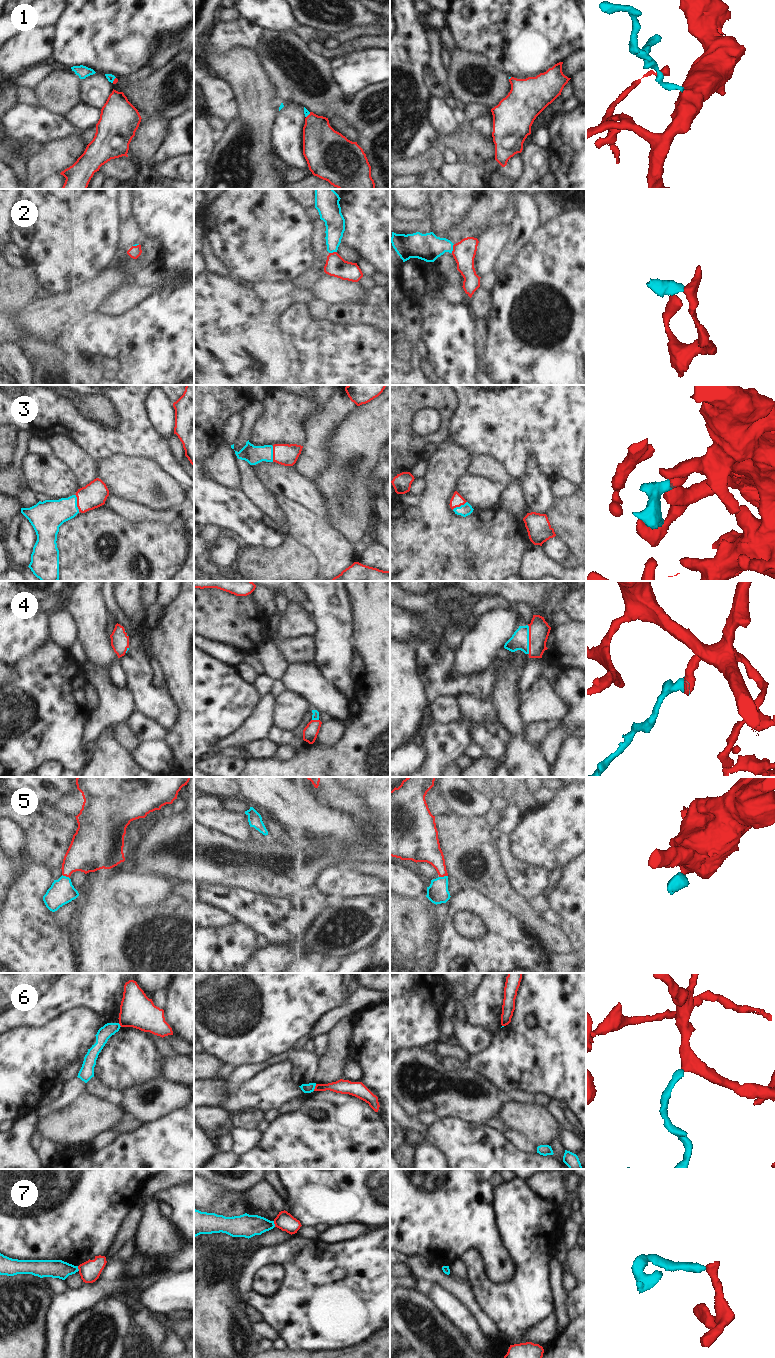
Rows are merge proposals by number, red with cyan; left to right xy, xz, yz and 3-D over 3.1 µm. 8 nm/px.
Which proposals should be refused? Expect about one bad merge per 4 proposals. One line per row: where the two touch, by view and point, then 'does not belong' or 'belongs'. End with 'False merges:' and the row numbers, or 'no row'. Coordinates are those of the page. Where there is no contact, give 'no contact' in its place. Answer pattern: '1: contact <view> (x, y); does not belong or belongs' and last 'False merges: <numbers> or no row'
1: contact xy (114, 80); belongs
2: contact yz (453, 248); belongs
3: contact xy (77, 503); belongs
4: contact yz (529, 640); belongs
5: contact yz (443, 876); belongs
6: contact xz (315, 1087); does not belong
7: contact xz (274, 1223); does not belong
False merges: 6, 7

